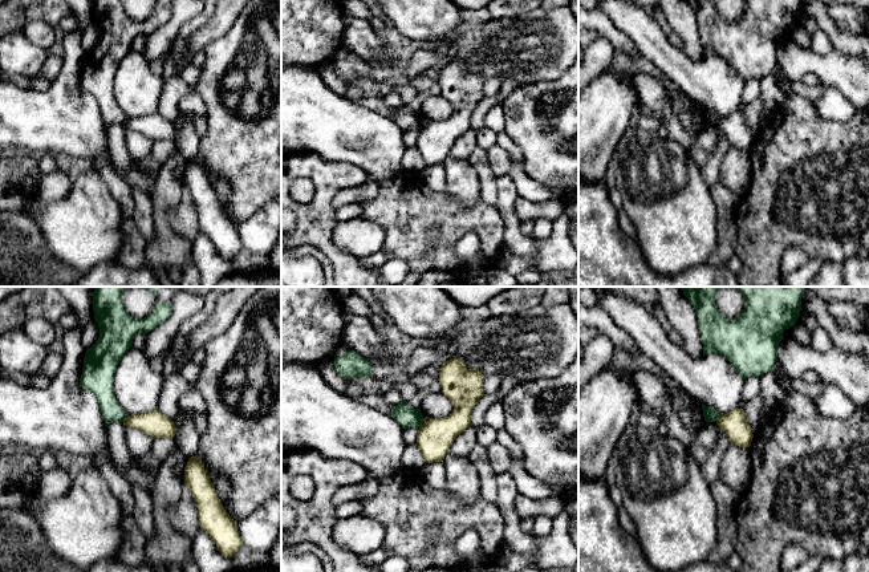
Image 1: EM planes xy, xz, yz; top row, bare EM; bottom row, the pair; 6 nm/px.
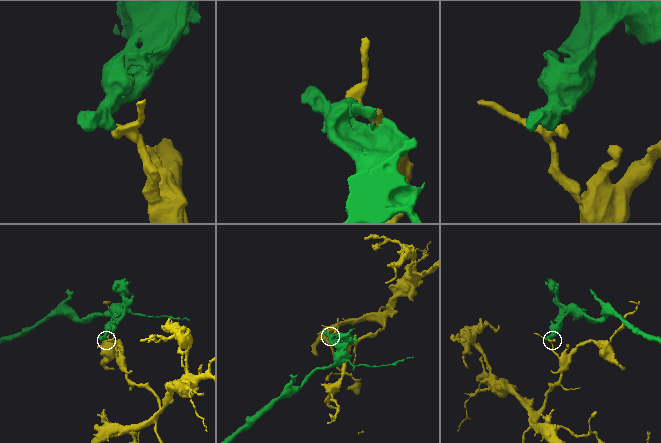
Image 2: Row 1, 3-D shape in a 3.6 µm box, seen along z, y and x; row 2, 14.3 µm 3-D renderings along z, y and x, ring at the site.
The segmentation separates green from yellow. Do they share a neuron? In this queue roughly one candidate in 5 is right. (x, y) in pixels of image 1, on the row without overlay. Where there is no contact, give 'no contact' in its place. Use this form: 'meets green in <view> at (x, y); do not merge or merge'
meets green in xy at (125, 120); do not merge

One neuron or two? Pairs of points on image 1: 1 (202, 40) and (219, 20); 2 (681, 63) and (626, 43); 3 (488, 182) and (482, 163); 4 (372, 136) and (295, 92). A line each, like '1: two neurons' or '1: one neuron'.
1: one neuron
2: two neurons
3: one neuron
4: one neuron

